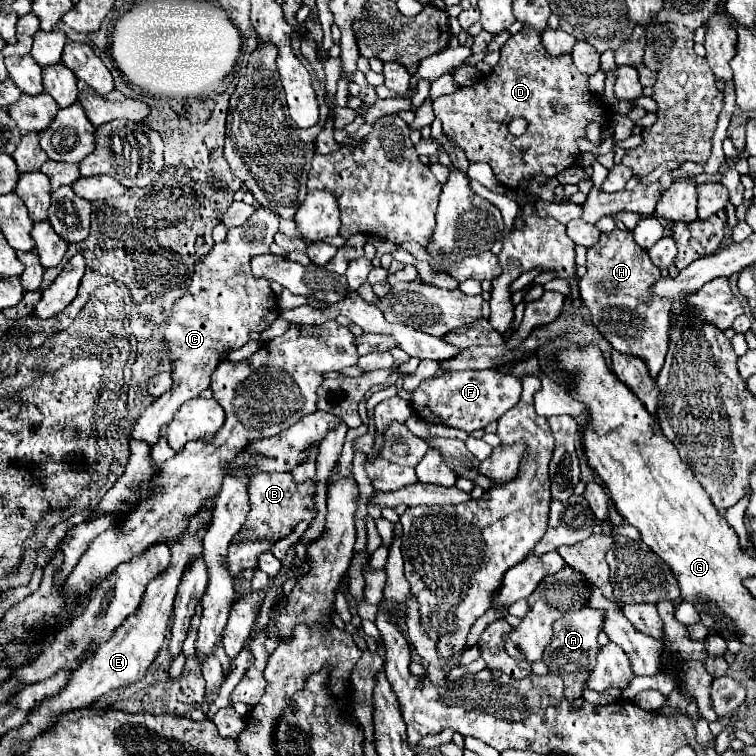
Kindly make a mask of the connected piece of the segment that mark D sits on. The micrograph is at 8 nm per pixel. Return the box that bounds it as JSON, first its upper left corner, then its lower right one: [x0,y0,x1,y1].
[433,26,609,190]

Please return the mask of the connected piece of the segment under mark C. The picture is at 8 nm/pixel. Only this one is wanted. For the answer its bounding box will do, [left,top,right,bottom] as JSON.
[131,208,279,444]

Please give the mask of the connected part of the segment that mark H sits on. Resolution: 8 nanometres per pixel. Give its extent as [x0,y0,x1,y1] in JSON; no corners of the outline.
[579,230,671,374]

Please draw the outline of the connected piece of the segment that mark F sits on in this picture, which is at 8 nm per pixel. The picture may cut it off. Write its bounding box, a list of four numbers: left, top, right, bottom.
[411,368,521,432]

